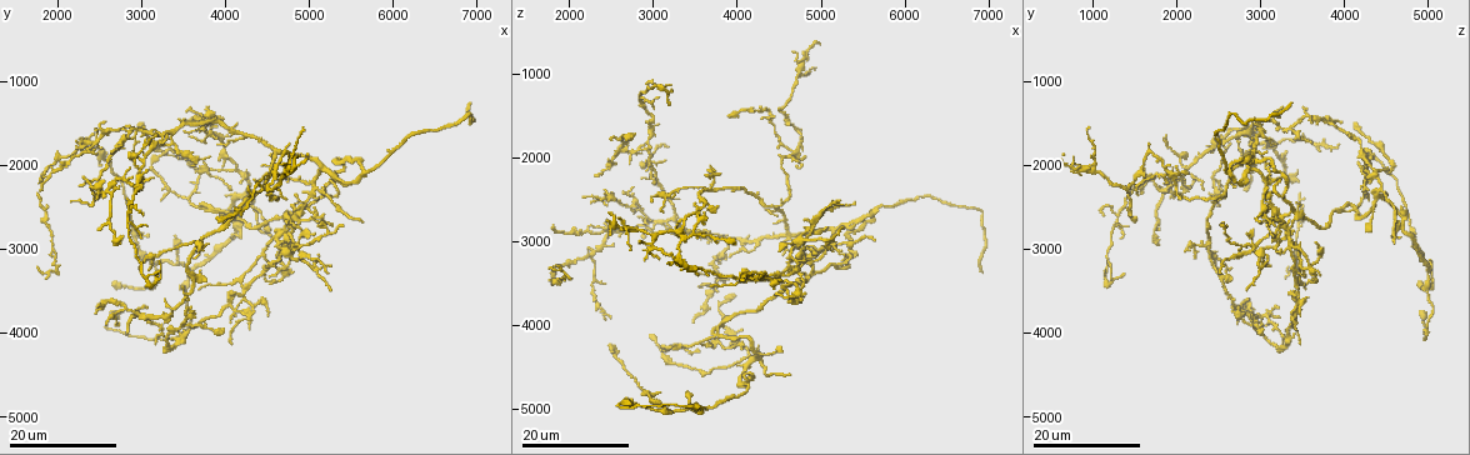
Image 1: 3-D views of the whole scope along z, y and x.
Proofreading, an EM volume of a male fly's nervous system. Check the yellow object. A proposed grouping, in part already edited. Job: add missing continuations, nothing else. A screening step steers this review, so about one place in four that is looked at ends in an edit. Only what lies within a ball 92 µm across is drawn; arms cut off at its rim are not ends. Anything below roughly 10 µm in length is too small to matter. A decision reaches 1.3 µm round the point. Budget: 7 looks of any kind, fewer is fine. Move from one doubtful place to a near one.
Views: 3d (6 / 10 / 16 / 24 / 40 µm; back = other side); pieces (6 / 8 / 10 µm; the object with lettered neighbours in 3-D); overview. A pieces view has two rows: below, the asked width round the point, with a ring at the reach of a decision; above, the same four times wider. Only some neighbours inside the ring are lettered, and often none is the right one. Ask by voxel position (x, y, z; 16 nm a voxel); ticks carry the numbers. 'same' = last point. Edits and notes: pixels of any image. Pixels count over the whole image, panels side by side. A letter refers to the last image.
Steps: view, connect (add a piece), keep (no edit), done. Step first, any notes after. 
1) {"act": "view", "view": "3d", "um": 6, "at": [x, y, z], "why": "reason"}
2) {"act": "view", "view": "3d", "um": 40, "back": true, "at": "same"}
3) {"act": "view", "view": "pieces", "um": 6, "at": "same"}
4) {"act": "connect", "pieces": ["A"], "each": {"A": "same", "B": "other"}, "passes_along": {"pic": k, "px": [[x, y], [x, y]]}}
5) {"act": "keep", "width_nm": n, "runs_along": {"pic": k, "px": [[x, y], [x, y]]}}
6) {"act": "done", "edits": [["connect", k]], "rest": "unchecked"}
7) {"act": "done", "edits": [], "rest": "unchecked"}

{"act": "view", "view": "3d", "um": 16, "at": [4650, 2900, 4600]}

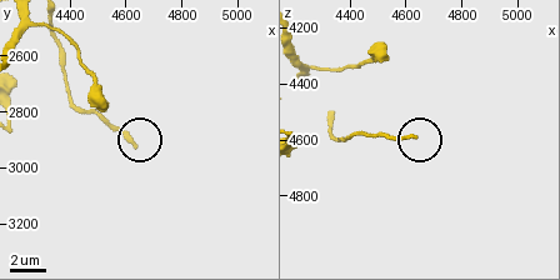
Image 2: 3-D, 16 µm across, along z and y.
{"act": "view", "view": "pieces", "um": 10, "at": [4630, 2910, 4590]}

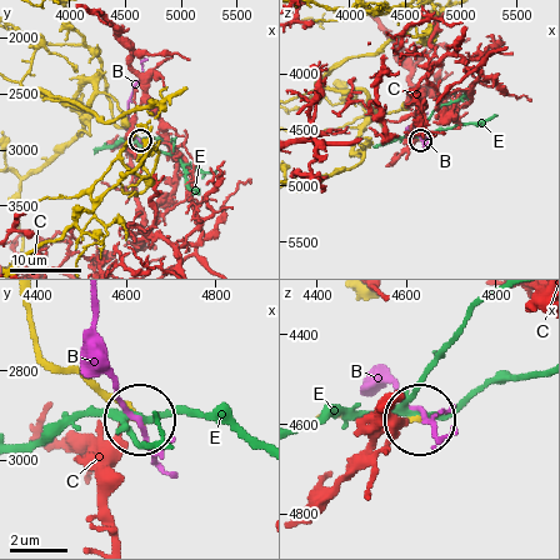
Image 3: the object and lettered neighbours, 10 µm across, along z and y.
{"act": "keep", "width_nm": 200, "each": {"B": "other", "C": "other", "E": "other"}, "found": "no lettered piece goes on from it"}

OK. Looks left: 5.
{"act": "view", "view": "3d", "um": 24, "at": [5250, 2200, 3250], "why": "branch stops here"}

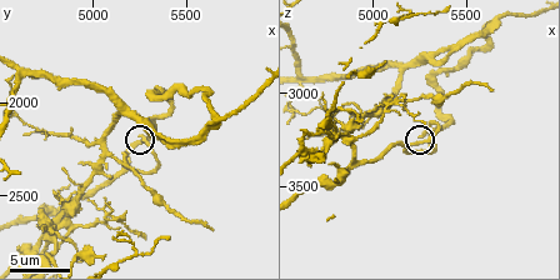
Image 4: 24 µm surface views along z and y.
{"act": "view", "view": "pieces", "um": 10, "at": [5260, 2200, 3240]}

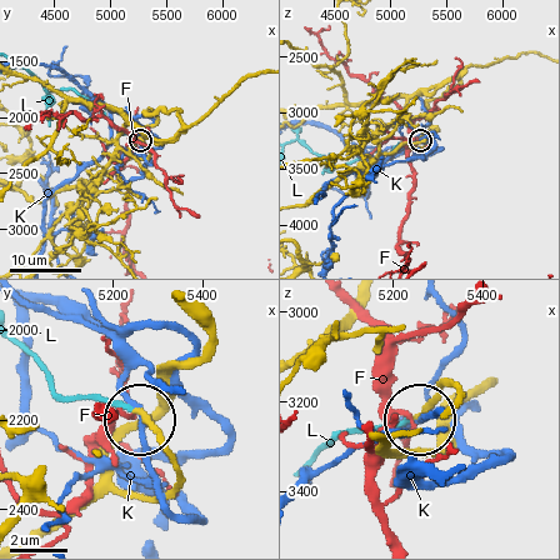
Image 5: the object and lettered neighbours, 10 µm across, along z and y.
{"act": "connect", "pieces": ["L"], "each": {"F": "other", "K": "other", "L": "same"}, "passes_along": {"pic": 5, "px": [[176, 483], [174, 456], [135, 409], [69, 396], [25, 351]]}, "found": "it goes on there"}

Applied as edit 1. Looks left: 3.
{"act": "view", "view": "3d", "um": 16, "at": [2600, 3850, 2700], "why": "tapers out"}

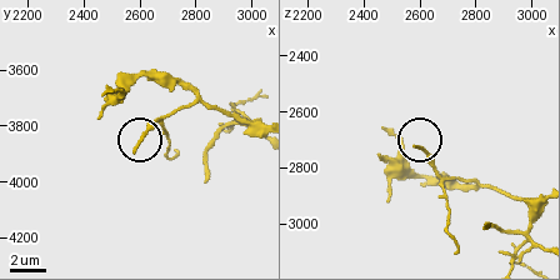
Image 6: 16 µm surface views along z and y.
{"act": "view", "view": "pieces", "um": 10, "at": [2590, 3890, 2720]}

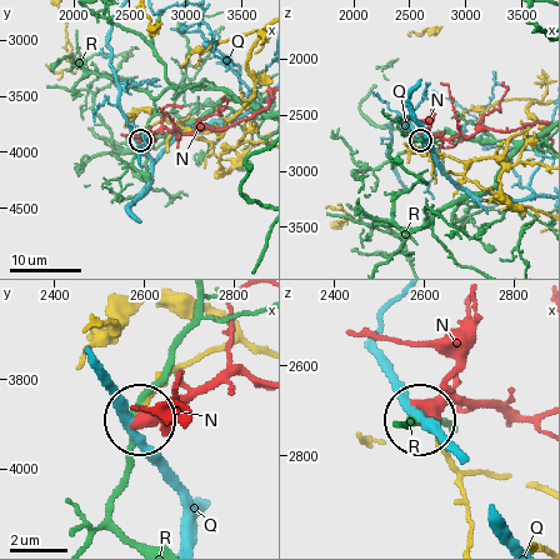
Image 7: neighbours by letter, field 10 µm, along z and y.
{"act": "keep", "width_nm": 150, "each": {"N": "other", "Q": "other", "R": "other"}, "runs_along": {"pic": 7, "px": [[254, 349], [211, 346], [183, 365], [141, 414]]}, "found": "no lettered piece goes on from it"}

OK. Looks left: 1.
{"act": "done", "edits": [["connect", 5]], "rest": "unchecked"}

